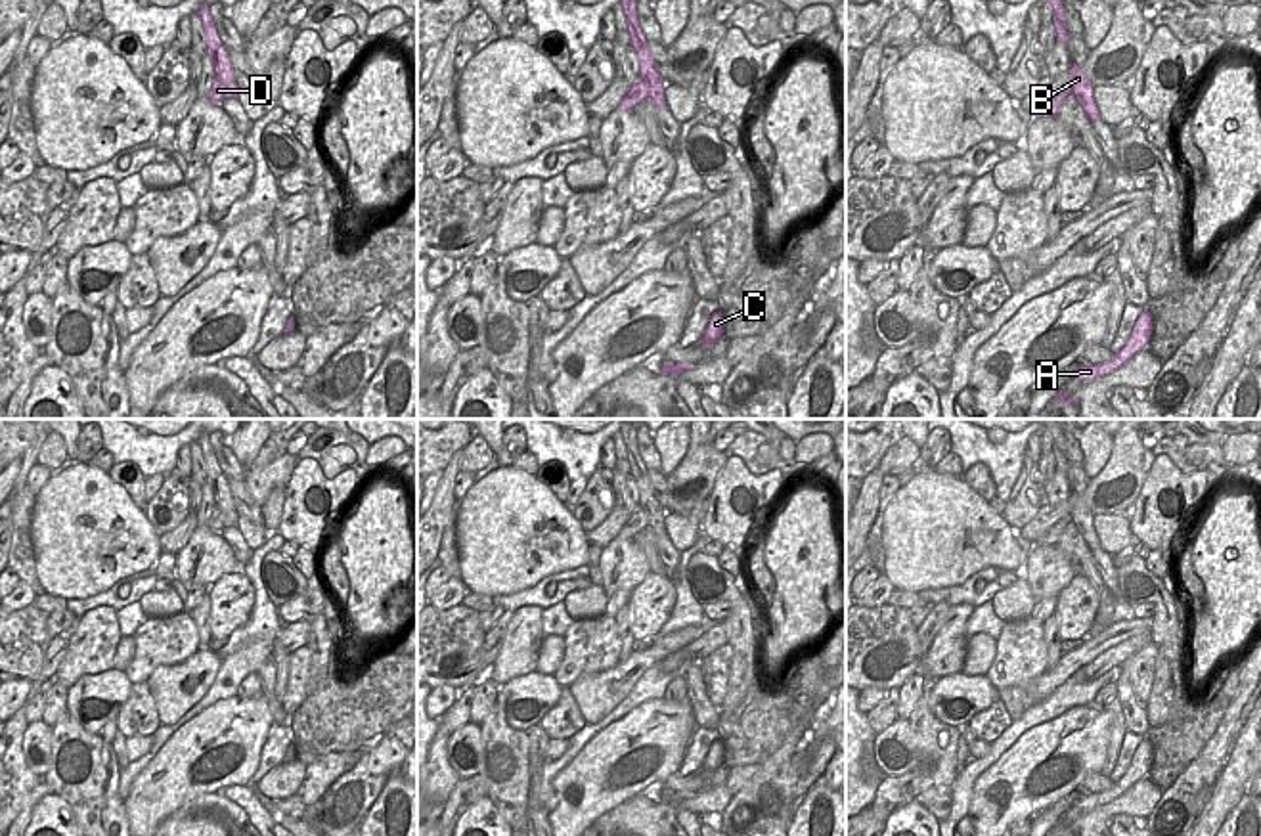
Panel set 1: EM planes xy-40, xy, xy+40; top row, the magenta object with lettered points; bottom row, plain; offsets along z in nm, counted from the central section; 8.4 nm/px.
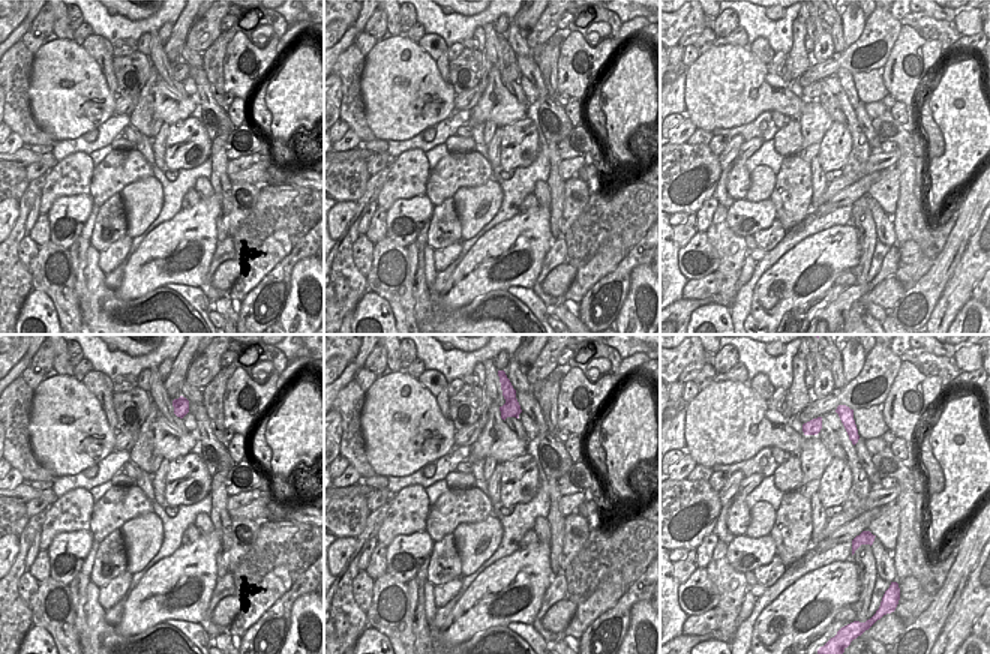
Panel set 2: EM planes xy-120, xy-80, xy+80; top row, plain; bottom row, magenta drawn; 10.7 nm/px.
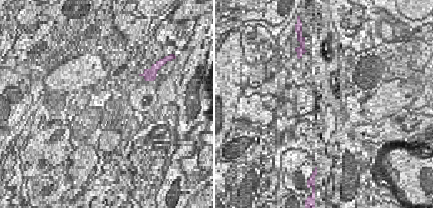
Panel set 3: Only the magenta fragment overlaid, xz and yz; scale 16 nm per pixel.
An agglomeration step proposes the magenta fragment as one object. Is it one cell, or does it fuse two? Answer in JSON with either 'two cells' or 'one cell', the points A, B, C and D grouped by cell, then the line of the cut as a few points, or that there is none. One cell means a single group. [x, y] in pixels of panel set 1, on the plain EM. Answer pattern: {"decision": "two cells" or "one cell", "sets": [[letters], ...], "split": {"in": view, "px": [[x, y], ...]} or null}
{"decision": "two cells", "sets": [["A", "B", "C"], ["D"]], "split": {"in": "xy", "px": [[640, 506], [647, 515], [649, 527]]}}

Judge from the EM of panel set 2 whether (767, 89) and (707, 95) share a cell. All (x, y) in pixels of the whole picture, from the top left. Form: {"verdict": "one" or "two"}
{"verdict": "one"}

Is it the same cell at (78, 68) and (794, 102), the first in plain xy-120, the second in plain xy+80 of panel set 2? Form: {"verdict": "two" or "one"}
{"verdict": "one"}

